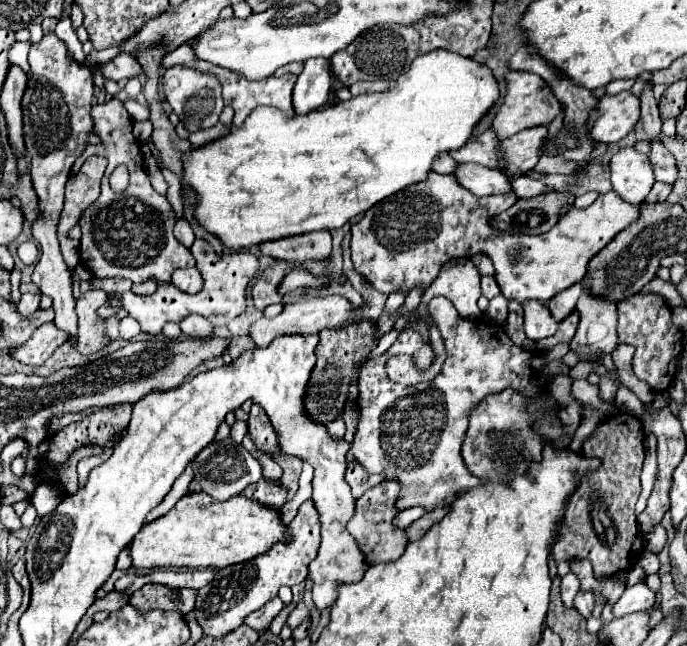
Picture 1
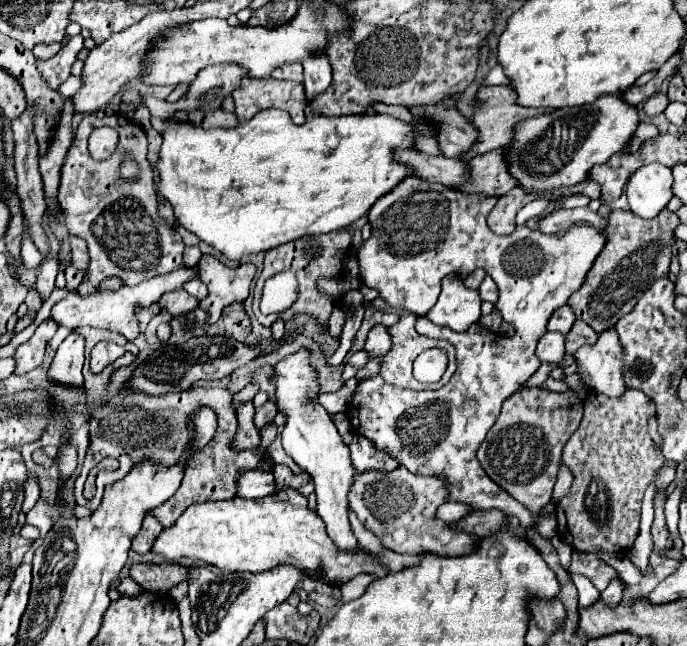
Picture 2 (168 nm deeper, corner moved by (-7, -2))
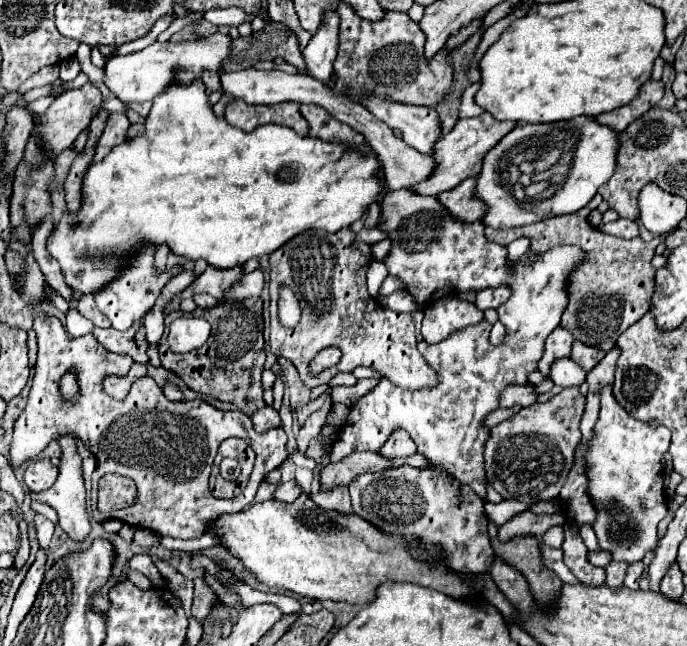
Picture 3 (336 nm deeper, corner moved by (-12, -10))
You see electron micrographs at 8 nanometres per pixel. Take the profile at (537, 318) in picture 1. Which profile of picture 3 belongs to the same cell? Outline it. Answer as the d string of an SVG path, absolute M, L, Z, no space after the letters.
M564 358L564 360L556 360L556 364L552 364L552 372L548 374L548 378L556 384L556 386L580 386L586 378L586 372L572 360L572 358Z

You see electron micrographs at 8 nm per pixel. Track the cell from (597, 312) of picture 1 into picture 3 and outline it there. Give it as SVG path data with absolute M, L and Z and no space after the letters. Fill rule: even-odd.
M612 384L600 392L600 420L596 436L586 452L588 478L592 484L592 498L598 506L598 520L594 532L602 550L610 550L616 562L638 562L648 550L656 548L658 522L666 516L666 496L662 486L660 458L670 446L668 428L648 428L648 424L628 416L612 396ZM640 506L646 506L644 510Z

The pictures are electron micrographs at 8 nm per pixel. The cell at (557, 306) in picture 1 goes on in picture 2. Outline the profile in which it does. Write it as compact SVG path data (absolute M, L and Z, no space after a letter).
M565 304L565 306L561 306L561 308L551 316L551 320L549 320L549 324L547 324L547 330L567 334L567 332L571 330L573 322L575 322L575 314L573 314L571 308L567 308L567 304Z

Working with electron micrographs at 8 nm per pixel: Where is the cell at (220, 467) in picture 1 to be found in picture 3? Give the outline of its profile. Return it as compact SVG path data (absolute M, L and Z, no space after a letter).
M290 480L290 482L284 482L284 484L278 484L276 492L274 492L274 500L280 500L280 502L292 502L300 496L302 488L296 480Z

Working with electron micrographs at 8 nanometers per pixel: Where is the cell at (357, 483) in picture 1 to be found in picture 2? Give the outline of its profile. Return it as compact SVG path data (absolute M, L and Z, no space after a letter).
M355 434L353 442L349 444L351 450L351 462L353 468L357 472L365 472L365 470L395 470L399 466L399 462L389 456L387 452L381 452L375 448L375 444L371 444L365 436Z

